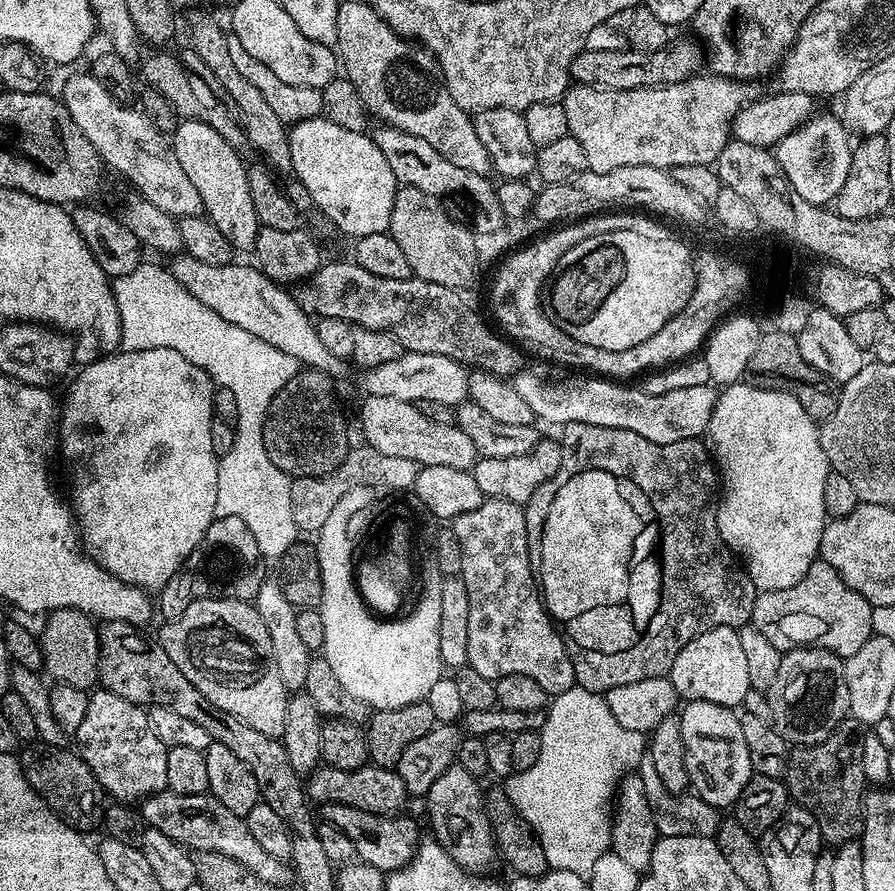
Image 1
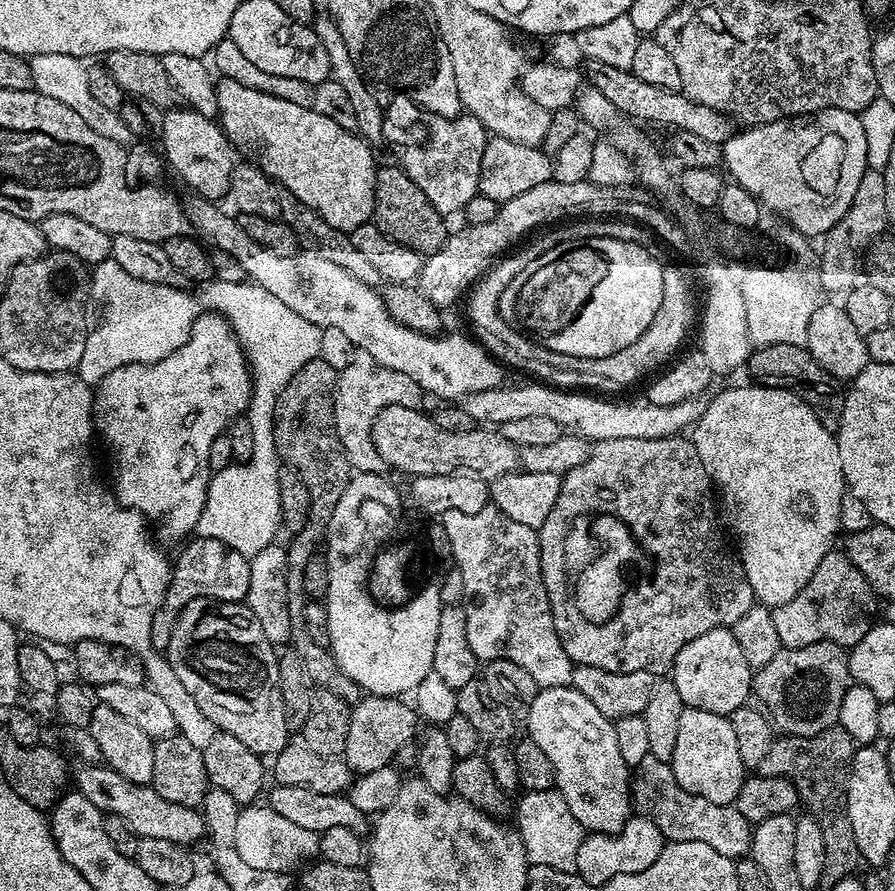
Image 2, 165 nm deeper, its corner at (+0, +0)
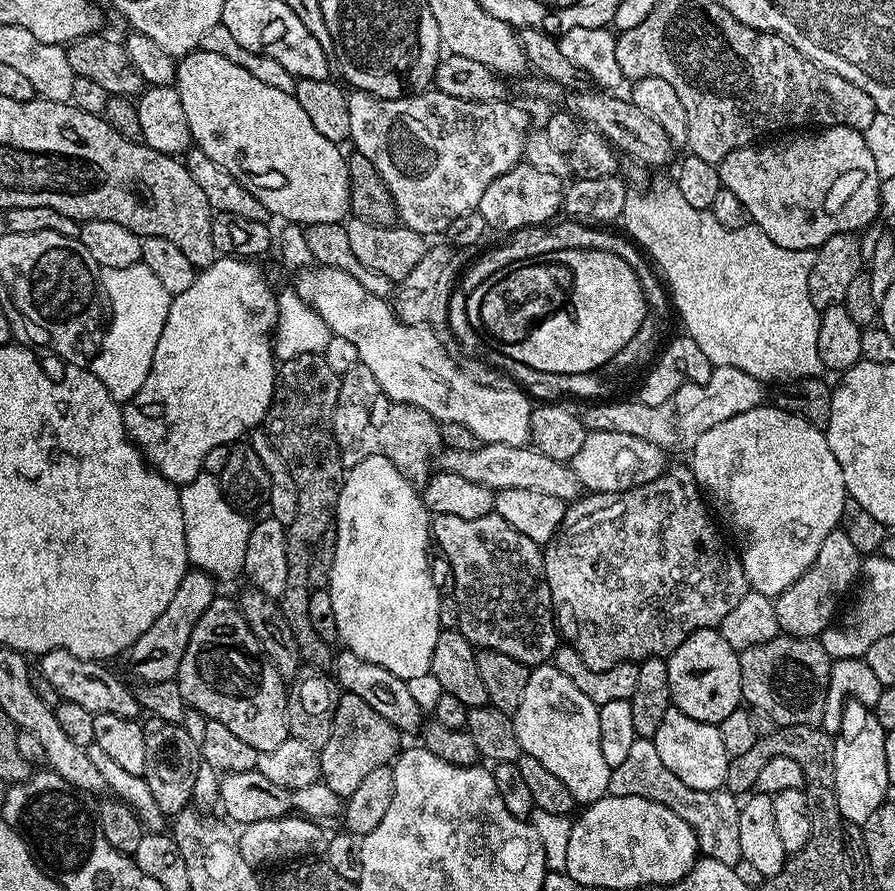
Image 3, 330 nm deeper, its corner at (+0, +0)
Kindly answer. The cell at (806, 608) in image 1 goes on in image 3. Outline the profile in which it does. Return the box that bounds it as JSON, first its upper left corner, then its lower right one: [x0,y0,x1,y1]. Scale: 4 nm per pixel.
[775,527,862,638]

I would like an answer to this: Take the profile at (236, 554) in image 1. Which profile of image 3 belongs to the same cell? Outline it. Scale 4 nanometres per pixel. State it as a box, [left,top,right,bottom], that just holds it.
[127,570,217,684]

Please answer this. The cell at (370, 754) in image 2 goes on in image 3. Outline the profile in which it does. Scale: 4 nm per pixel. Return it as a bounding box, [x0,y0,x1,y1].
[319,692,402,798]

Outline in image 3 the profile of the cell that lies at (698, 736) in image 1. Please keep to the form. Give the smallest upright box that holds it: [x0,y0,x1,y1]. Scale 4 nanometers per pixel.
[651,706,730,792]

